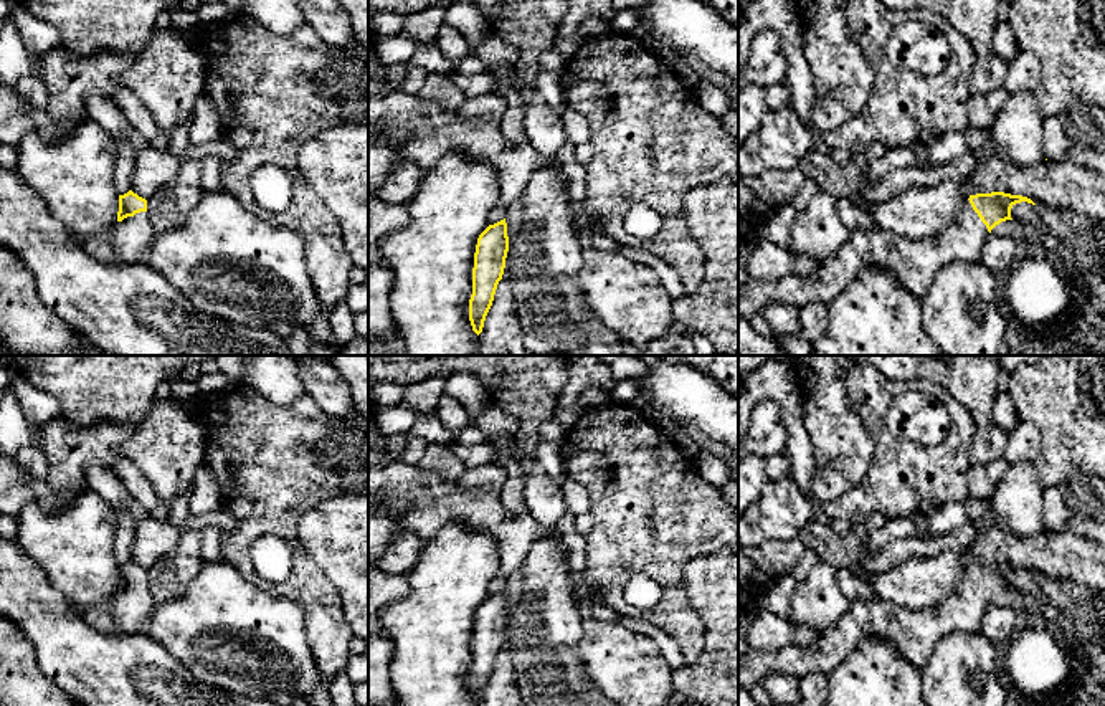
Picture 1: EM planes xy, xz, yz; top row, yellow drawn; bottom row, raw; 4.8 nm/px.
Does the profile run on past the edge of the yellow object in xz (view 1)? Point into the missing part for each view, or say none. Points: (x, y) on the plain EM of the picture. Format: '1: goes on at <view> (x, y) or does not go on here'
1: does not go on here

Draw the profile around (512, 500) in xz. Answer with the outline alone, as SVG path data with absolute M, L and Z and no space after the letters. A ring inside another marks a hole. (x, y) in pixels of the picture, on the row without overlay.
M492 446L499 455L499 466L505 470L505 483L500 491L500 503L507 513L529 513L524 488L527 475L510 446Z

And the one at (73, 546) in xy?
M88 488L61 509L43 509L38 503L30 503L17 518L15 542L74 610L83 613L88 607L114 597L119 582L119 564L114 557L117 514L99 494Z

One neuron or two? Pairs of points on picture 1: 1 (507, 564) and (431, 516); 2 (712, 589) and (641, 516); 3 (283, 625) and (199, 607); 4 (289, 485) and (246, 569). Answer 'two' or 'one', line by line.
1: one
2: two
3: one
4: one

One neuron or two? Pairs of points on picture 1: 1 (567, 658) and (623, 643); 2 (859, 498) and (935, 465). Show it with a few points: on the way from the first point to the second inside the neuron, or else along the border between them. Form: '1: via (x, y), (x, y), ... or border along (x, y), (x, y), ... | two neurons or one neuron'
1: border along (583, 620), (578, 655), (587, 677), (598, 688) | two neurons
2: via (877, 493), (896, 485), (907, 485), (917, 478) | one neuron

